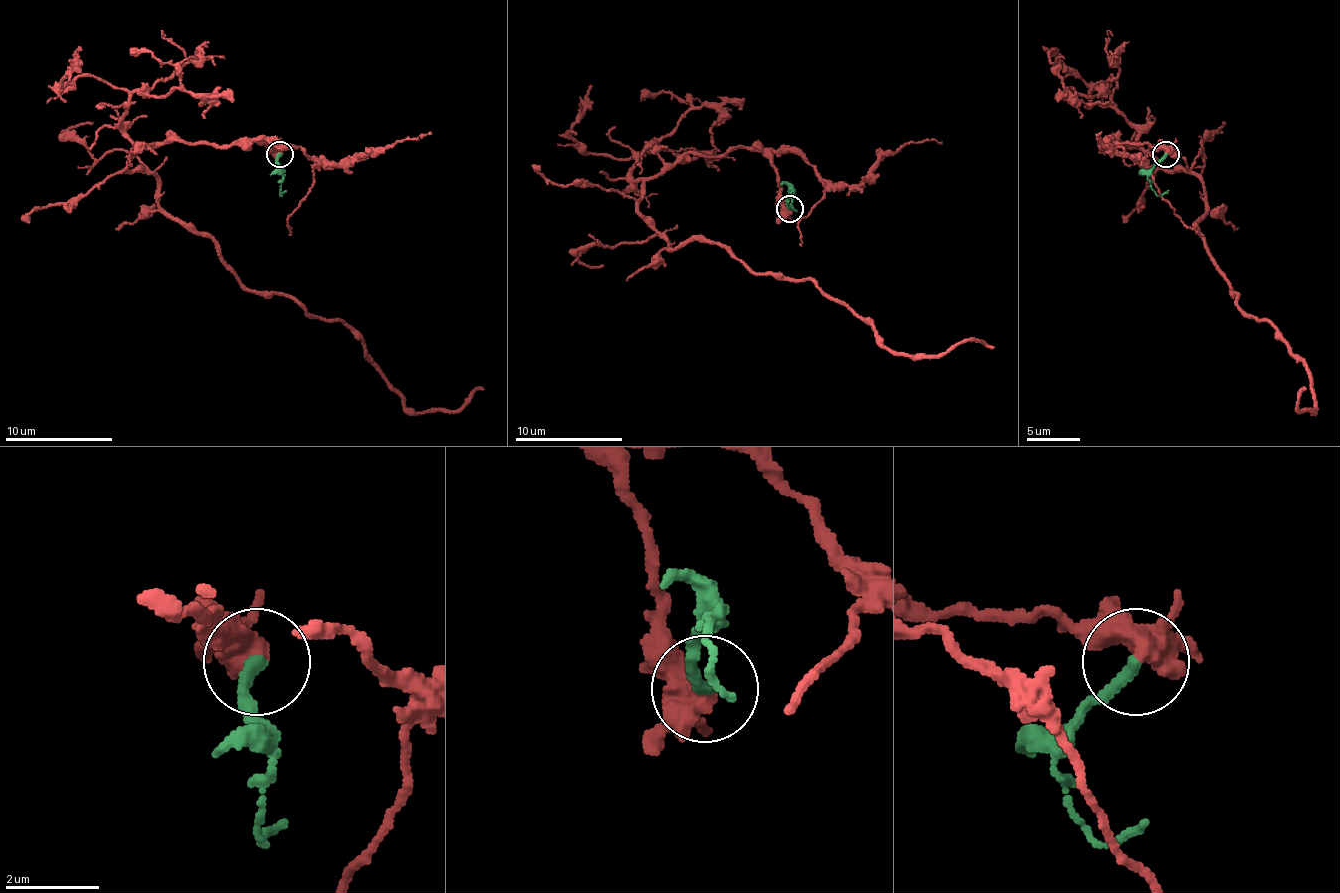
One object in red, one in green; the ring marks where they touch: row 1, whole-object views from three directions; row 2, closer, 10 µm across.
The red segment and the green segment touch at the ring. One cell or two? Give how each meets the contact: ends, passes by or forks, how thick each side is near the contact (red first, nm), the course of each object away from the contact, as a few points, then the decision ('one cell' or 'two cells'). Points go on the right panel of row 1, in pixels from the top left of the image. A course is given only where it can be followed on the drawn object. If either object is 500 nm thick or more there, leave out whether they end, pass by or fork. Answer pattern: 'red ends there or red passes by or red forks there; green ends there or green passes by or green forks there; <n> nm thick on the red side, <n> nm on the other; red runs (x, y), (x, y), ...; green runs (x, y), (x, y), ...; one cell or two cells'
red forks there; green ends there; 380 nm thick on the red side, 280 nm on the other; red runs (1167, 155), (1105, 144), (1202, 182), (1212, 265), (1309, 372), (1312, 413), (1304, 388); green runs (1167, 155), (1150, 171), (1150, 187), (1158, 195), (1169, 190); one cell

